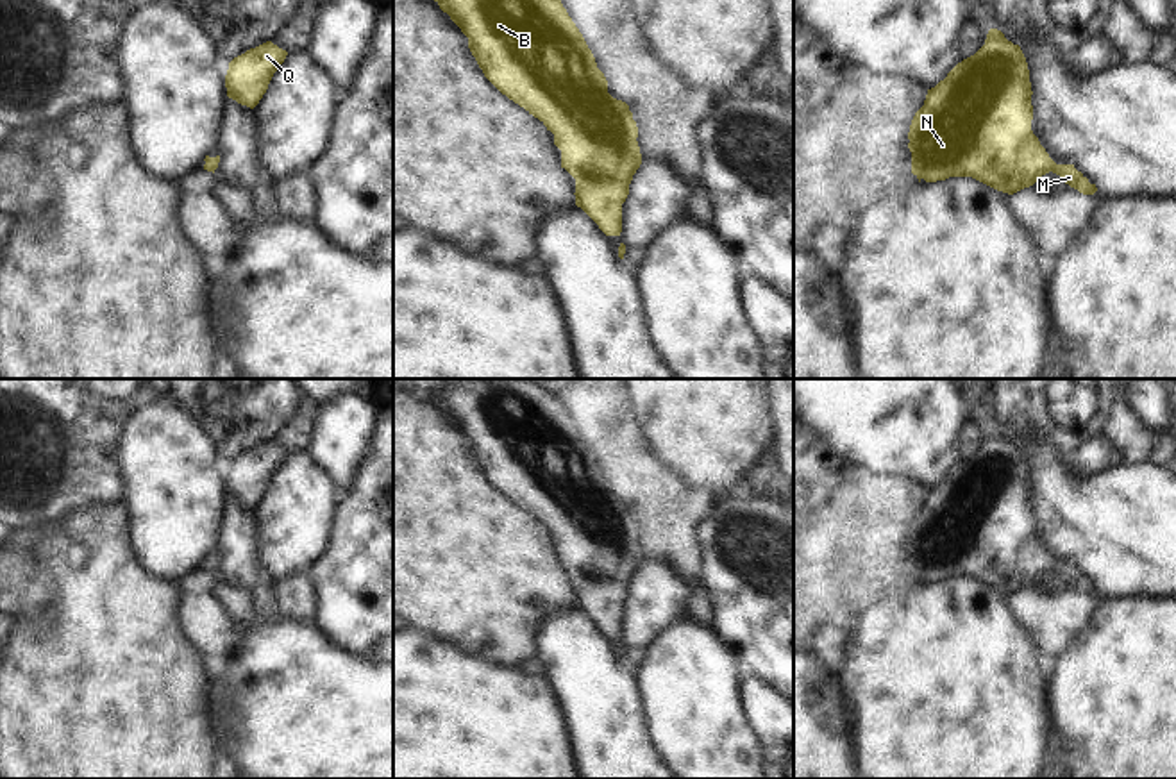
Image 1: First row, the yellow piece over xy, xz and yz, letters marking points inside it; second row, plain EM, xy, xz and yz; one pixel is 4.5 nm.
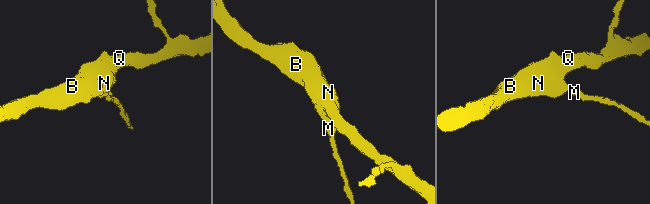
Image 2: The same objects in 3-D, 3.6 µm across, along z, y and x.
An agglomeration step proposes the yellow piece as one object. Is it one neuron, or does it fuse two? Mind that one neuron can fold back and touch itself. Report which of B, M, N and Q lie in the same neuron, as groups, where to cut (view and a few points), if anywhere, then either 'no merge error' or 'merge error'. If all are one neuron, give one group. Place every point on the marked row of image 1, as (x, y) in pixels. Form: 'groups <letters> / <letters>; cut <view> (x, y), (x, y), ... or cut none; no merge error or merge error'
groups B M N Q; cut none; no merge error

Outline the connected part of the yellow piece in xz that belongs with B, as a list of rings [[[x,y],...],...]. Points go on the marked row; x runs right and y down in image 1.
[[[434,0],[468,38],[484,77],[554,134],[561,168],[575,179],[575,205],[606,236],[622,232],[622,204],[642,164],[629,105],[608,93],[608,80],[561,0]]]

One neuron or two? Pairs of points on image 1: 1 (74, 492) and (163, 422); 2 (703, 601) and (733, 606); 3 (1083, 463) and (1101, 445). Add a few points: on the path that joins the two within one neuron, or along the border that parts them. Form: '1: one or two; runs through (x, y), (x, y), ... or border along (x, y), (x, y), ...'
1: two; border along (129, 418), (118, 445), (122, 499)
2: two; border along (697, 576), (710, 599), (712, 620)
3: one; runs through (1087, 460), (1098, 449)

